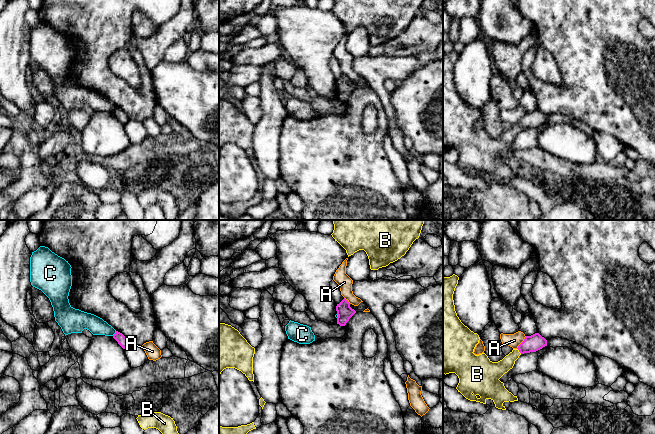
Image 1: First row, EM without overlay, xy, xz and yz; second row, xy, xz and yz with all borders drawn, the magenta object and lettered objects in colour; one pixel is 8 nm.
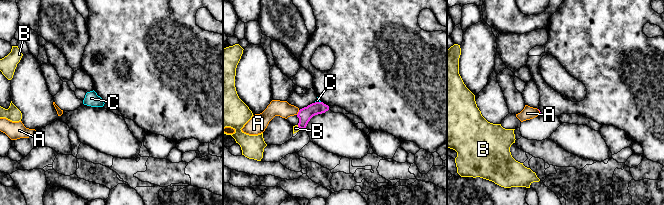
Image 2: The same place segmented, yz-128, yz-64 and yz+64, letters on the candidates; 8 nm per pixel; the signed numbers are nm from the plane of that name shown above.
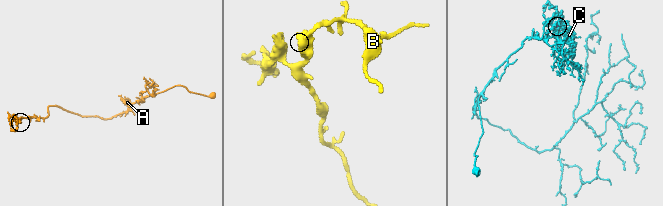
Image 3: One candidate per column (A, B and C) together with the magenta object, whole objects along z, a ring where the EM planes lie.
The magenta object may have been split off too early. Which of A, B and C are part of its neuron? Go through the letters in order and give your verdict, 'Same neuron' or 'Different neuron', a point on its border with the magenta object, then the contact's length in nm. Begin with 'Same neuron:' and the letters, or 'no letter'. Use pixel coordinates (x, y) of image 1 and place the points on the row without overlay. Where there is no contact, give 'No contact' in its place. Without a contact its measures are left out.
Same neuron: B
A: Different neuron. Touches magenta at yz (522, 118). Shared border 130 nm
B: Same neuron. Touches magenta at yz (519, 127). Shared border 60 nm
C: Different neuron. Touches magenta at xy (115, 109). Shared border 50 nm

